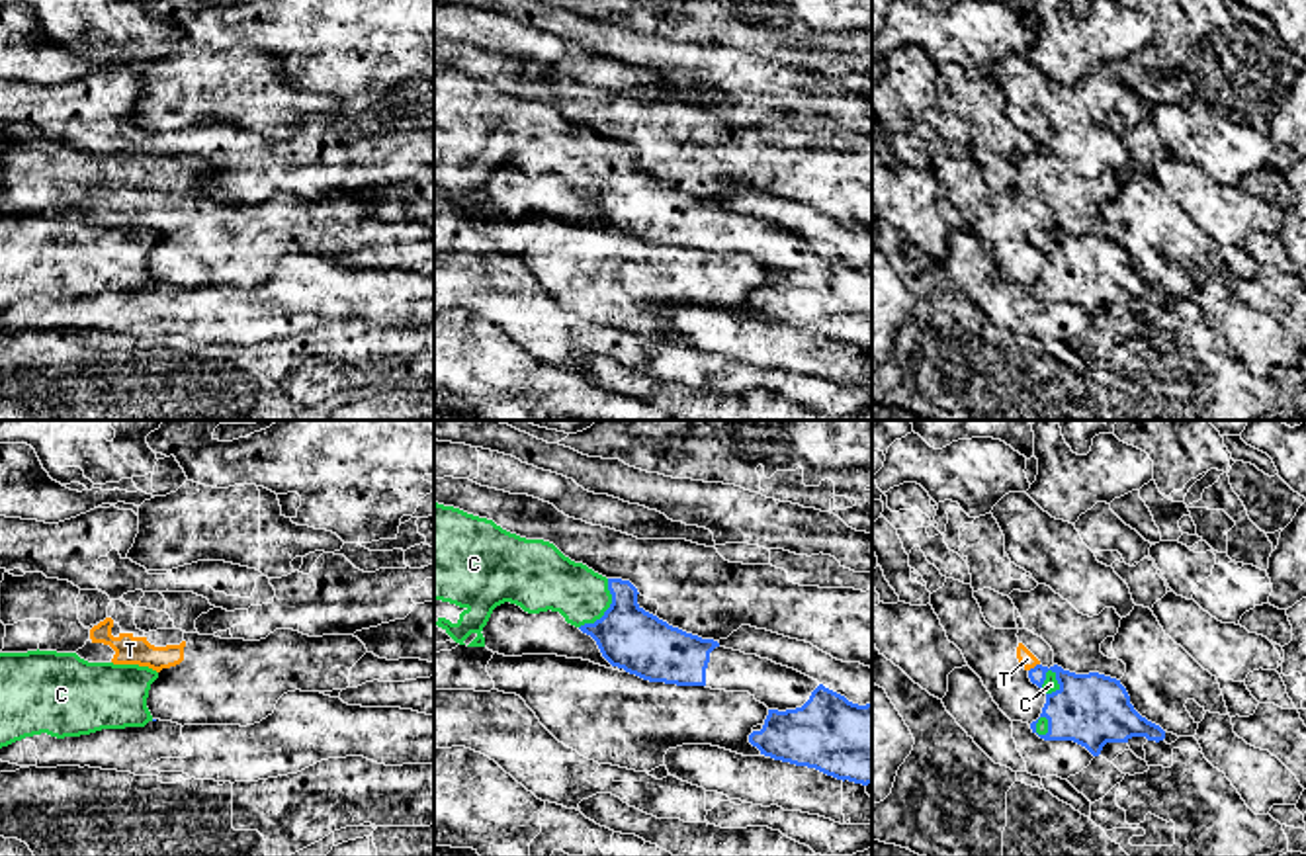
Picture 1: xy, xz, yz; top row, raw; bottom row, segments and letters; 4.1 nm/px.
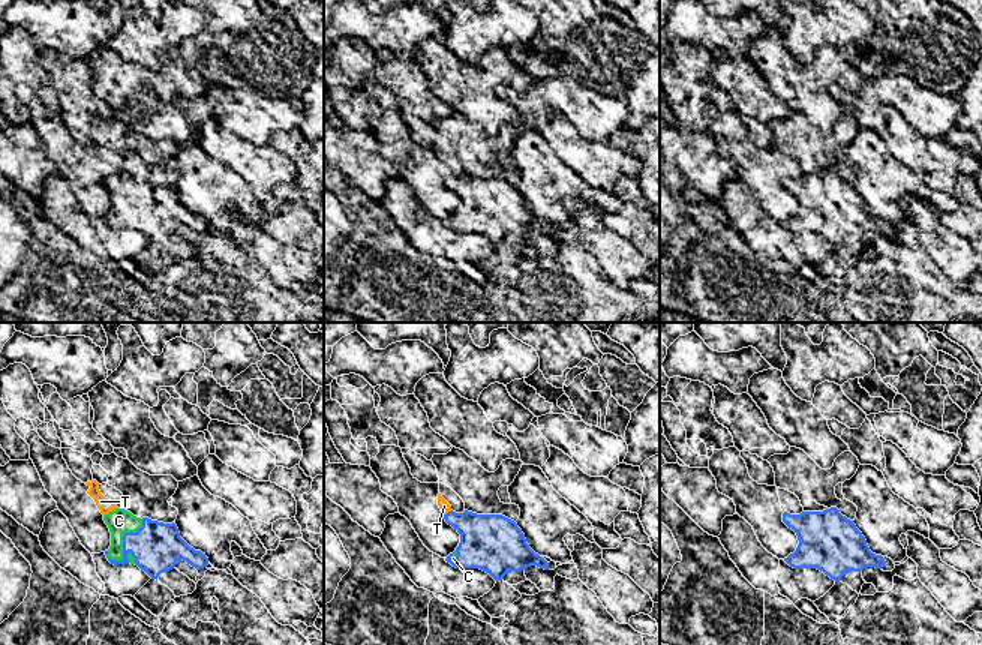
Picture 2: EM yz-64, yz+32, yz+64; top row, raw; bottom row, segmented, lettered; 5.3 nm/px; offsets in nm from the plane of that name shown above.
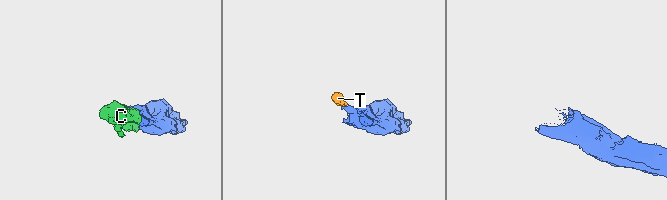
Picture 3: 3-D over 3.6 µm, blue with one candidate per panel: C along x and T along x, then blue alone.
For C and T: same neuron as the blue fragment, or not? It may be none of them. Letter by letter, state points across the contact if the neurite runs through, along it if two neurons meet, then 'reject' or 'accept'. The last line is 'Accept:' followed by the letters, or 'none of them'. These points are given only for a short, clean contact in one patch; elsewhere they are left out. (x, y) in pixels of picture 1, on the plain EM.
C: accept
T: border along yz (1039, 225), (1029, 233); reject
Accept: C

